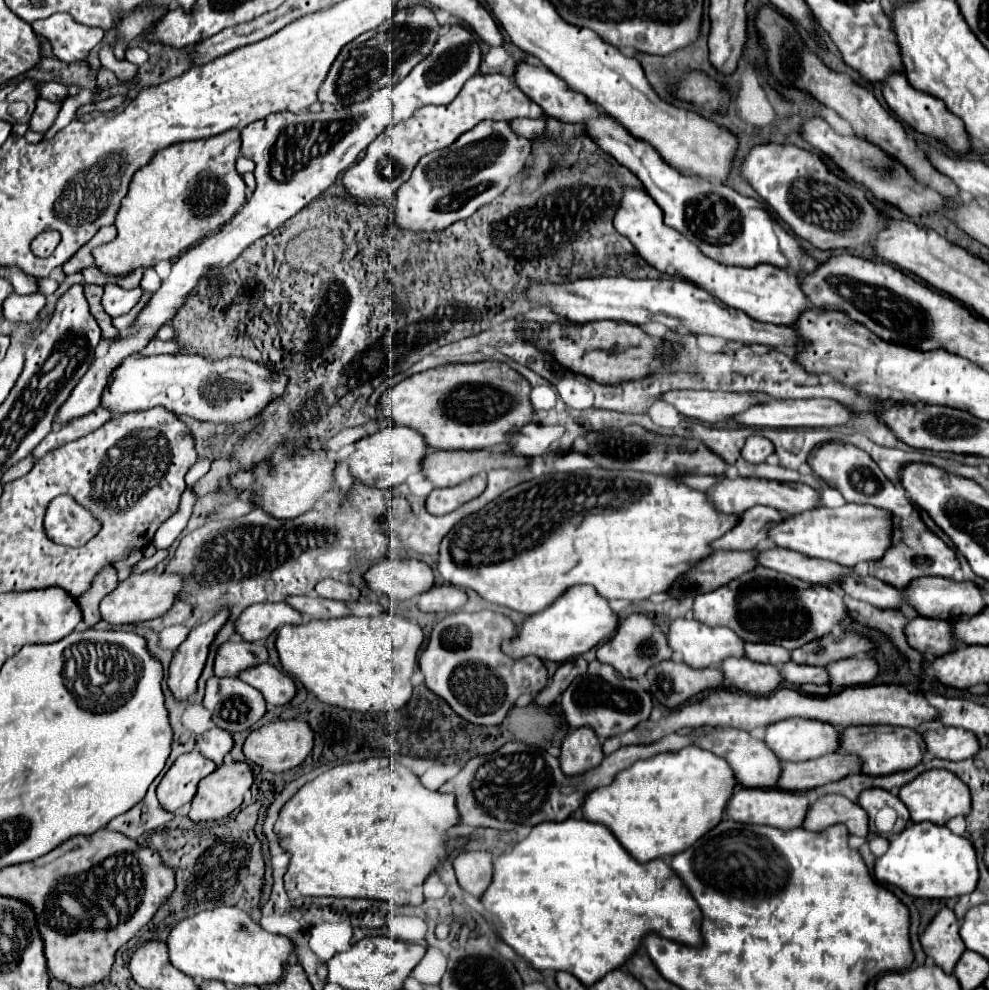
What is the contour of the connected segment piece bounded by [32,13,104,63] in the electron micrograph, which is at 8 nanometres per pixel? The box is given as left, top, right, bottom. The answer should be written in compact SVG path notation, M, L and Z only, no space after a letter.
M54 13L46 19L37 20L32 23L32 28L52 43L54 55L64 63L82 61L104 37L100 27L86 27L66 13Z

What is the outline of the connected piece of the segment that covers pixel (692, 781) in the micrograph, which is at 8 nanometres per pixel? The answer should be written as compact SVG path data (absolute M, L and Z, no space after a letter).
M688 745L674 753L658 753L650 759L636 761L632 767L620 771L614 781L606 787L596 787L582 801L582 815L586 821L606 825L622 847L638 861L646 863L658 857L676 855L688 849L694 841L698 841L706 831L718 825L724 817L724 807L736 789L736 779L732 769L722 757L716 757L710 751L704 751L696 745Z

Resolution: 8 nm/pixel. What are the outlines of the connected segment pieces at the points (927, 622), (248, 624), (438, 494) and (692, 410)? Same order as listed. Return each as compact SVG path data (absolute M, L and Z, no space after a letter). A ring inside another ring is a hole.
M914 617L906 623L904 627L904 635L906 641L910 643L910 647L914 647L916 651L922 651L922 655L942 655L950 649L954 649L954 641L952 641L952 633L950 633L952 623L948 621L938 621L938 619L926 619L926 617Z
M256 603L240 613L234 621L234 629L246 641L262 641L278 625L286 623L298 625L300 613L286 603Z
M474 475L474 479L466 479L466 483L460 483L456 487L448 489L434 489L426 499L426 509L432 515L446 515L466 501L478 497L486 489L486 479L480 475Z
M668 391L660 395L660 401L674 405L684 417L704 423L718 423L746 411L746 407L760 403L760 397L752 393L746 395L724 391Z

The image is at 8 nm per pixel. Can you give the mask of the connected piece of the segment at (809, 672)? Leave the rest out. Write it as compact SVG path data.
M784 663L780 665L782 669L782 679L786 683L794 683L794 685L802 685L802 683L828 683L828 673L824 667L816 667L816 665L798 665L798 663Z

